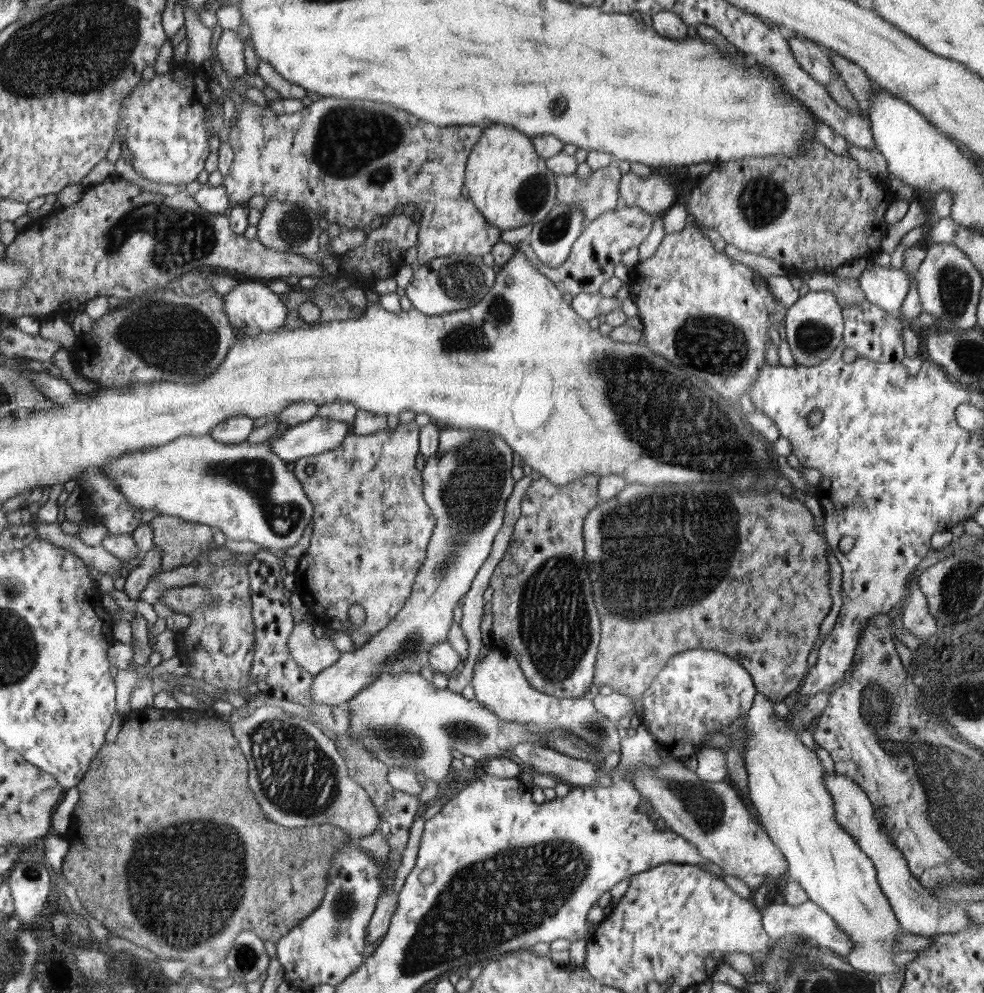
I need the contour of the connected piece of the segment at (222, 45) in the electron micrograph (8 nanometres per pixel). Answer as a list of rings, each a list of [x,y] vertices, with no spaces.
[[[223,30],[219,38],[217,60],[221,62],[221,68],[229,78],[231,76],[241,78],[247,72],[243,64],[243,42],[231,30]]]

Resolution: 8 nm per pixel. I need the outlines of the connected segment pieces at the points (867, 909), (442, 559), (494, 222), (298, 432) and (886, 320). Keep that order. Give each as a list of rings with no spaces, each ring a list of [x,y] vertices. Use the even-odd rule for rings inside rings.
[[[755,694],[755,700],[751,704],[751,710],[743,716],[745,718],[745,768],[747,768],[747,794],[751,806],[755,806],[755,812],[759,814],[761,826],[765,828],[769,840],[779,848],[787,862],[787,874],[793,878],[803,892],[807,894],[807,900],[817,904],[825,914],[831,916],[837,930],[845,932],[851,940],[851,952],[845,956],[845,960],[859,972],[875,974],[897,974],[905,972],[903,964],[893,964],[893,956],[897,952],[897,936],[905,934],[893,914],[893,908],[889,900],[883,896],[877,880],[877,870],[871,858],[867,858],[865,852],[855,844],[855,840],[837,824],[835,812],[833,812],[833,800],[823,788],[823,774],[817,756],[813,750],[803,746],[799,740],[799,732],[795,730],[793,716],[787,718],[775,718],[773,714],[775,702],[769,700],[763,694]]]
[[[439,428],[439,444],[435,456],[421,464],[423,480],[429,478],[425,502],[429,504],[437,526],[433,530],[427,560],[421,566],[413,594],[405,602],[397,618],[369,638],[359,650],[343,652],[335,664],[313,676],[309,696],[315,706],[339,706],[357,696],[359,690],[369,686],[383,672],[387,674],[419,674],[423,666],[429,666],[429,650],[439,642],[447,642],[447,632],[453,624],[451,610],[459,598],[471,588],[473,578],[487,560],[495,534],[503,528],[505,502],[513,492],[515,482],[511,480],[511,448],[503,440],[485,430],[461,430],[461,428]],[[443,454],[453,456],[453,470],[435,470],[429,460],[443,460]]]
[[[505,124],[483,128],[479,142],[471,150],[471,158],[467,160],[463,188],[475,210],[499,232],[535,224],[557,206],[555,176],[545,168],[545,160],[535,152],[533,140]]]
[[[315,416],[295,428],[289,428],[283,436],[271,436],[267,440],[269,450],[281,460],[297,462],[305,456],[319,456],[323,452],[337,450],[341,440],[349,434],[349,424]]]
[[[863,300],[859,306],[845,306],[843,316],[843,344],[853,348],[859,358],[869,358],[875,362],[901,362],[903,358],[903,324],[895,314],[887,314],[881,308]]]

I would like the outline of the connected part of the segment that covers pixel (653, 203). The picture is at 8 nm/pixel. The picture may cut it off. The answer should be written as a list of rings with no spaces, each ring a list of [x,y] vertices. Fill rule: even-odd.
[[[653,170],[649,178],[629,172],[621,176],[619,196],[625,208],[639,208],[649,216],[661,216],[675,204],[675,180],[661,170]]]

